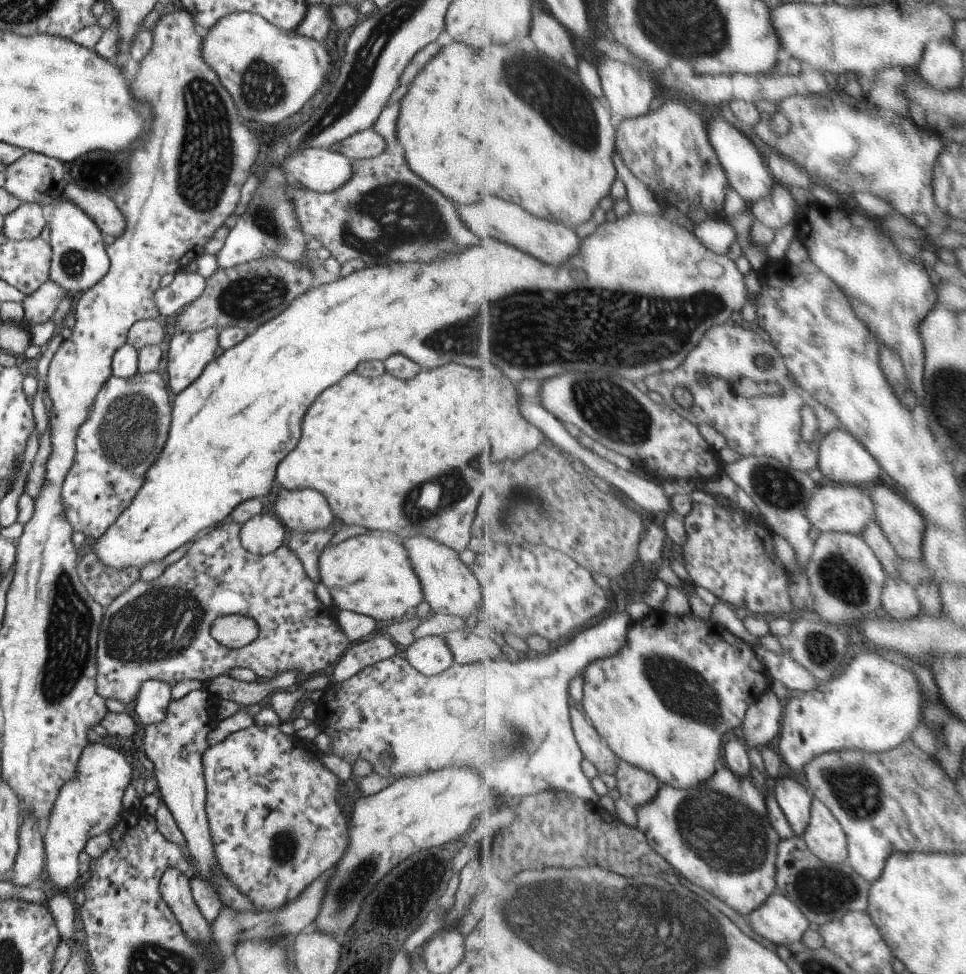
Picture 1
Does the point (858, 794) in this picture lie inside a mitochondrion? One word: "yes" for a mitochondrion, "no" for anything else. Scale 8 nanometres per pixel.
yes

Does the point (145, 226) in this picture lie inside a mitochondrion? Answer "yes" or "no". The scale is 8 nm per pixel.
no

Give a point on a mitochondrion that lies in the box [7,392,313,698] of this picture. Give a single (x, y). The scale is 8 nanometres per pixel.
(157, 625)

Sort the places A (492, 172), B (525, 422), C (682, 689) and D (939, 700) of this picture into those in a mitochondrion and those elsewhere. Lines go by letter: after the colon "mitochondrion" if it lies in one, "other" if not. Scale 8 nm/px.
A: other
B: other
C: mitochondrion
D: other

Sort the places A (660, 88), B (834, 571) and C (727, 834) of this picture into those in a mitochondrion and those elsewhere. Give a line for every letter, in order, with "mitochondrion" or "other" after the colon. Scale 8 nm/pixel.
A: other
B: mitochondrion
C: mitochondrion

